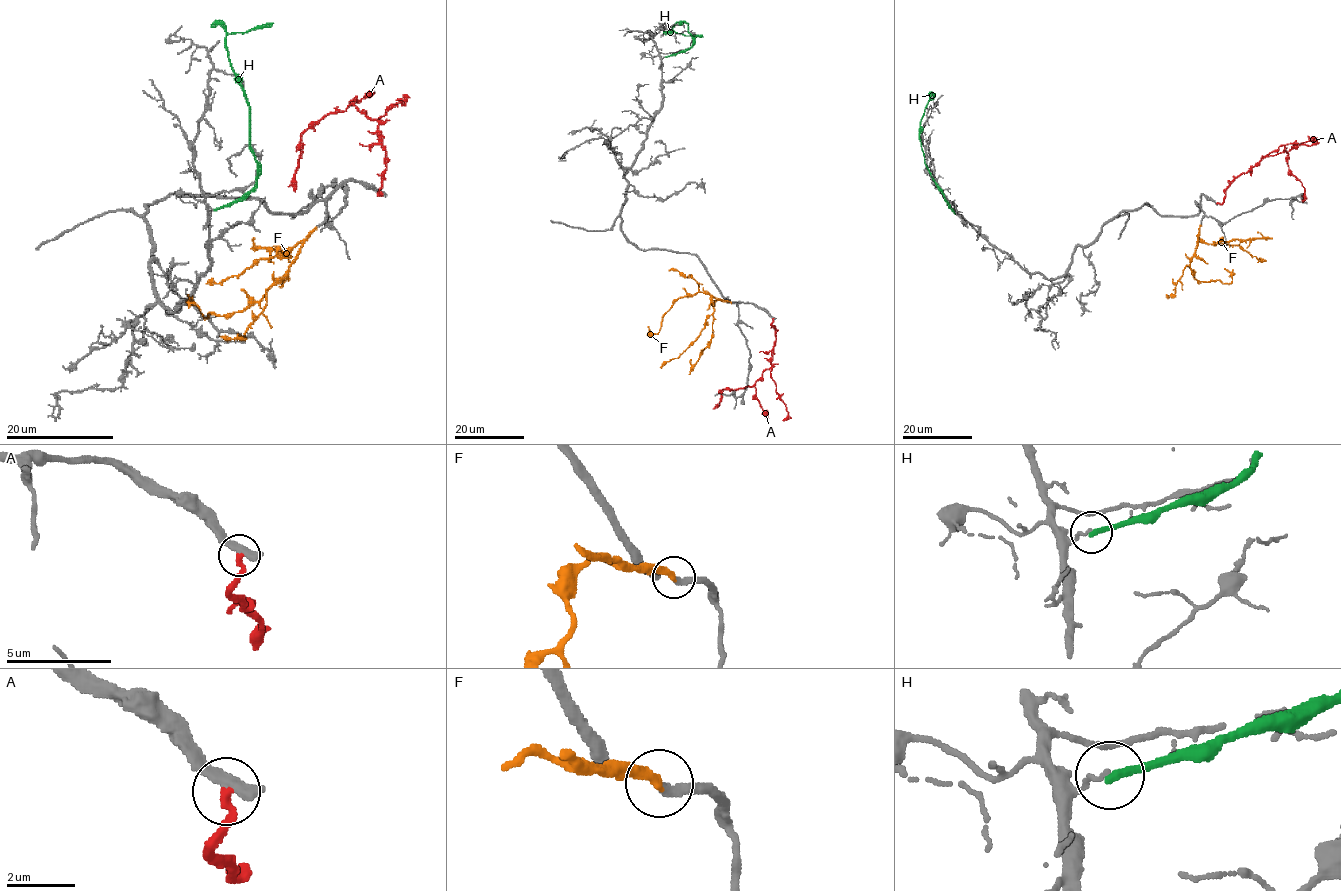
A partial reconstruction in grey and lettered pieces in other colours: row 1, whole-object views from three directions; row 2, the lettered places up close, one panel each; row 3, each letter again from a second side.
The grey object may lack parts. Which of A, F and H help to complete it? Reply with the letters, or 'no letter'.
F

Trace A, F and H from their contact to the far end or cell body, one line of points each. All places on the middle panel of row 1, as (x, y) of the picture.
A: (773, 318), (771, 324), (776, 333), (771, 366), (752, 386), (721, 390), (721, 400), (717, 404)
F: (731, 302), (696, 292), (674, 302), (663, 316), (659, 332), (653, 334), (647, 326)
H: (666, 56), (684, 52), (693, 44), (688, 24), (678, 22), (673, 27), (675, 32), (703, 36)

